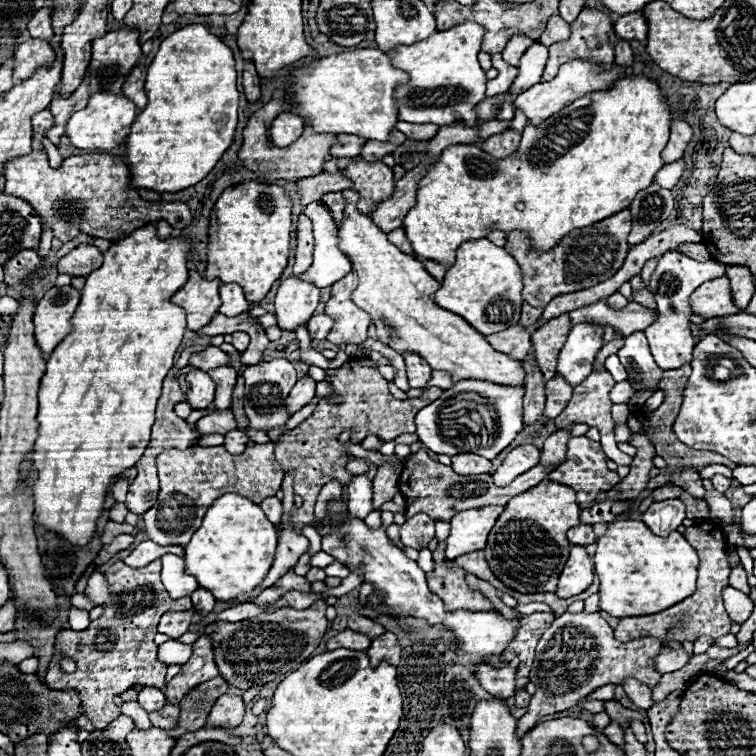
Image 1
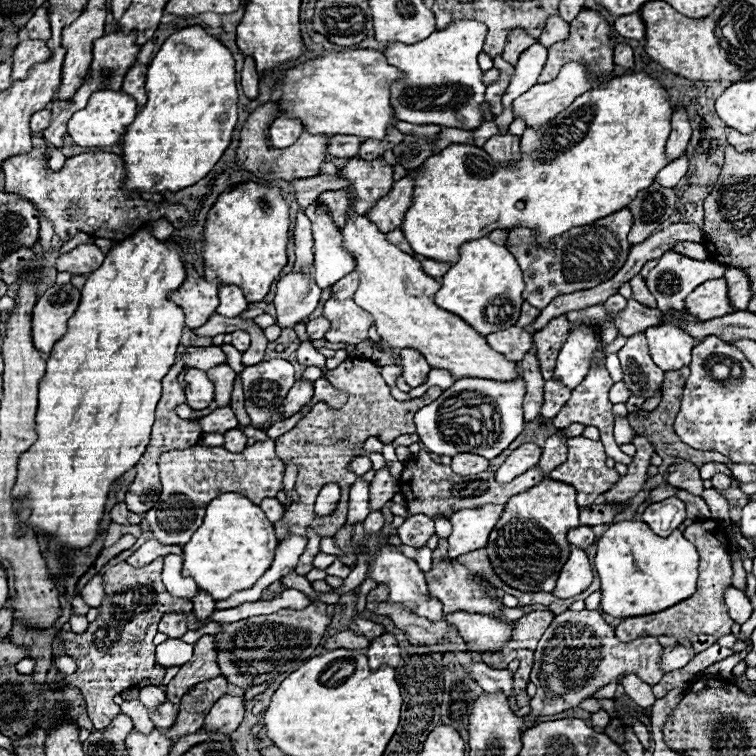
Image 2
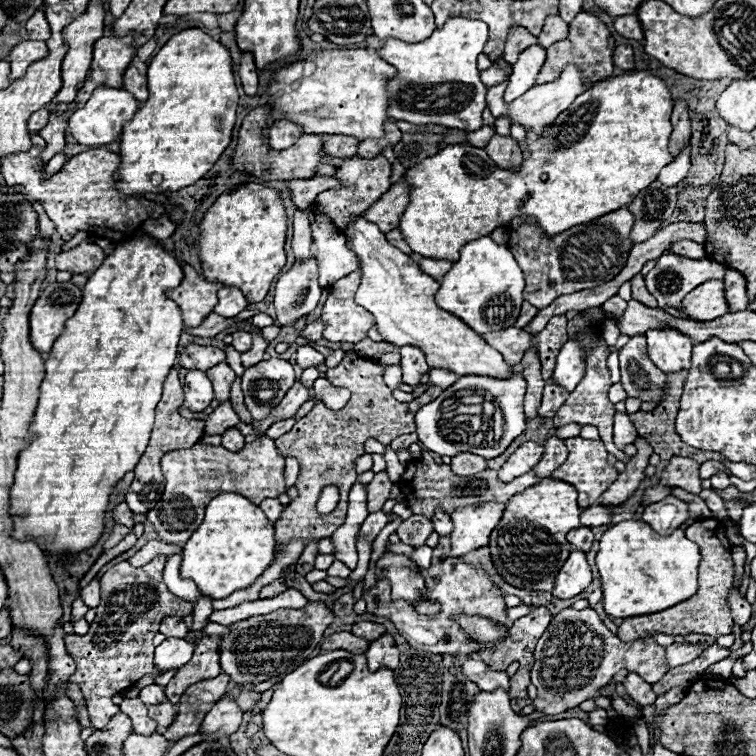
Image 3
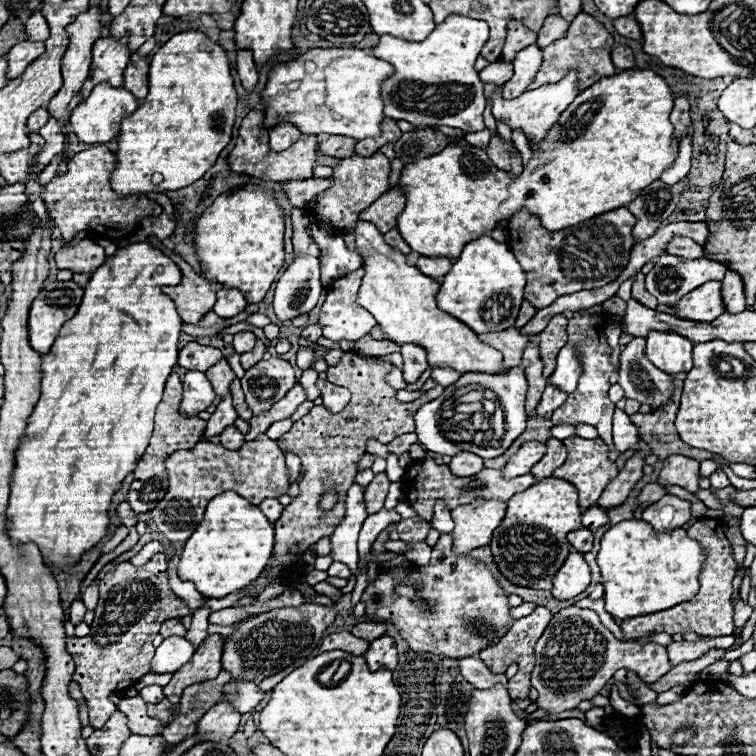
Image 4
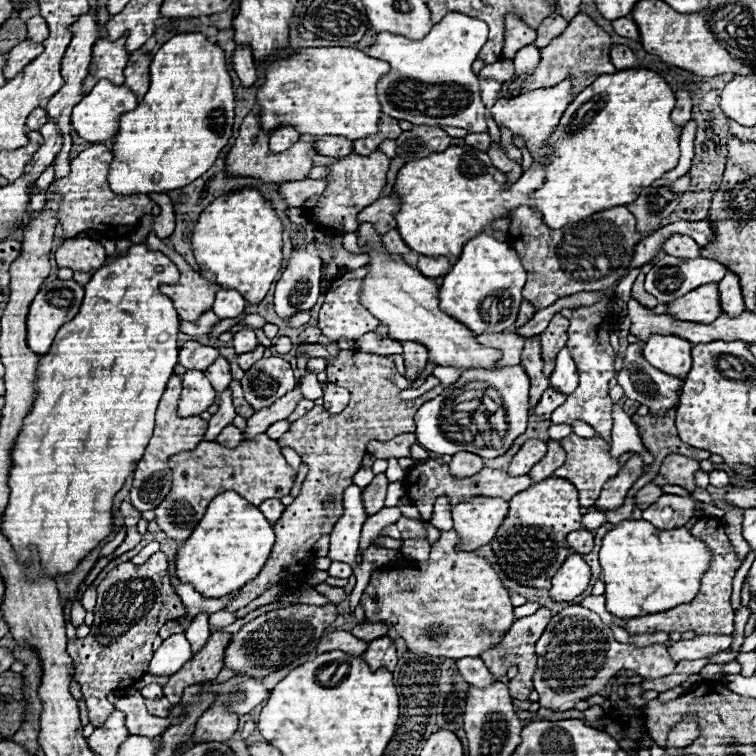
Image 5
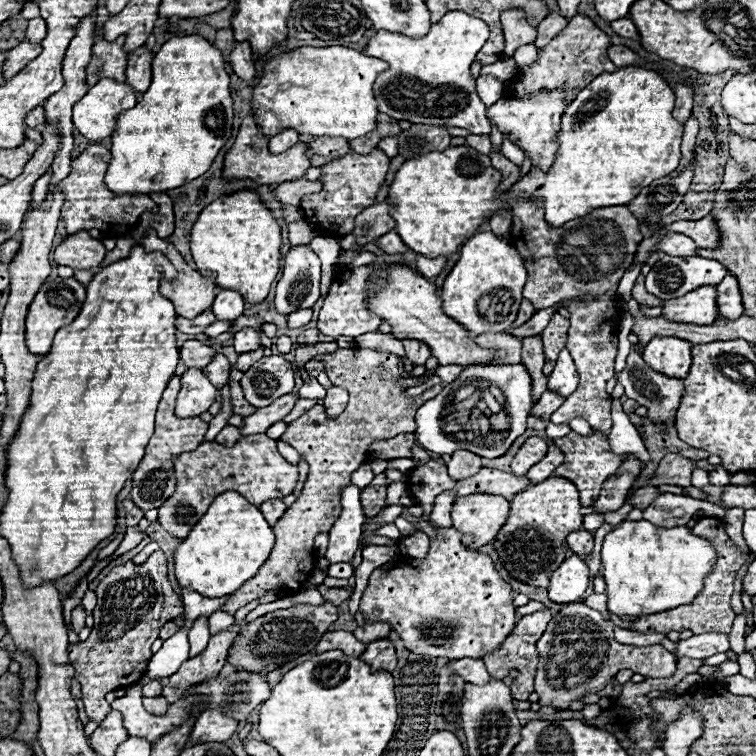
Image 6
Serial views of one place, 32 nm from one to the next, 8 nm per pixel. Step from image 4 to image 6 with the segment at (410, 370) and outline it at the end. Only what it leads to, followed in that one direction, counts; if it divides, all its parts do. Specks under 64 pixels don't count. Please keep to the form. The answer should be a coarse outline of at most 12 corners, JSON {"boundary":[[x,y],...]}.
{"boundary":[[404,342],[412,366],[424,366],[430,348],[424,342]]}

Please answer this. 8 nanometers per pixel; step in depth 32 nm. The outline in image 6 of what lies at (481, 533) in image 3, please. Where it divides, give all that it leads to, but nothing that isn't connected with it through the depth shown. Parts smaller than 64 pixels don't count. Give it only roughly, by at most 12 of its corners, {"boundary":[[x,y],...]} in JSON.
{"boundary":[[492,494],[452,506],[458,532],[476,550],[496,538],[508,500]]}

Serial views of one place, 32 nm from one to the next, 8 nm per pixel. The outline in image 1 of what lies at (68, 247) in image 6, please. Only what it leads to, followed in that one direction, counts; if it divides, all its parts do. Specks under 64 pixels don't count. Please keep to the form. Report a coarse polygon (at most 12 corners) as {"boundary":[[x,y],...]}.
{"boundary":[[80,244],[58,260],[58,272],[86,276],[102,264],[96,246]]}

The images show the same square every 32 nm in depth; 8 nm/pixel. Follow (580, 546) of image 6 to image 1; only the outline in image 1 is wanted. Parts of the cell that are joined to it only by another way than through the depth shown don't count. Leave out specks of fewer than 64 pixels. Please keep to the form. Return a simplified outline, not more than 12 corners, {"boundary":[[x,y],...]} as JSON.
{"boundary":[[578,524],[568,530],[572,544],[590,546],[596,542],[592,524]]}

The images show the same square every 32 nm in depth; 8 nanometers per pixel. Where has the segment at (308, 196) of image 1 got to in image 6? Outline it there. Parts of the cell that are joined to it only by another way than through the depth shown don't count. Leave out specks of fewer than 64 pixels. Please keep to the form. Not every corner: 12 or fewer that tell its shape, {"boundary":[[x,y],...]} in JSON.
{"boundary":[[296,180],[276,188],[284,204],[300,206],[302,198],[322,190],[320,180]]}

